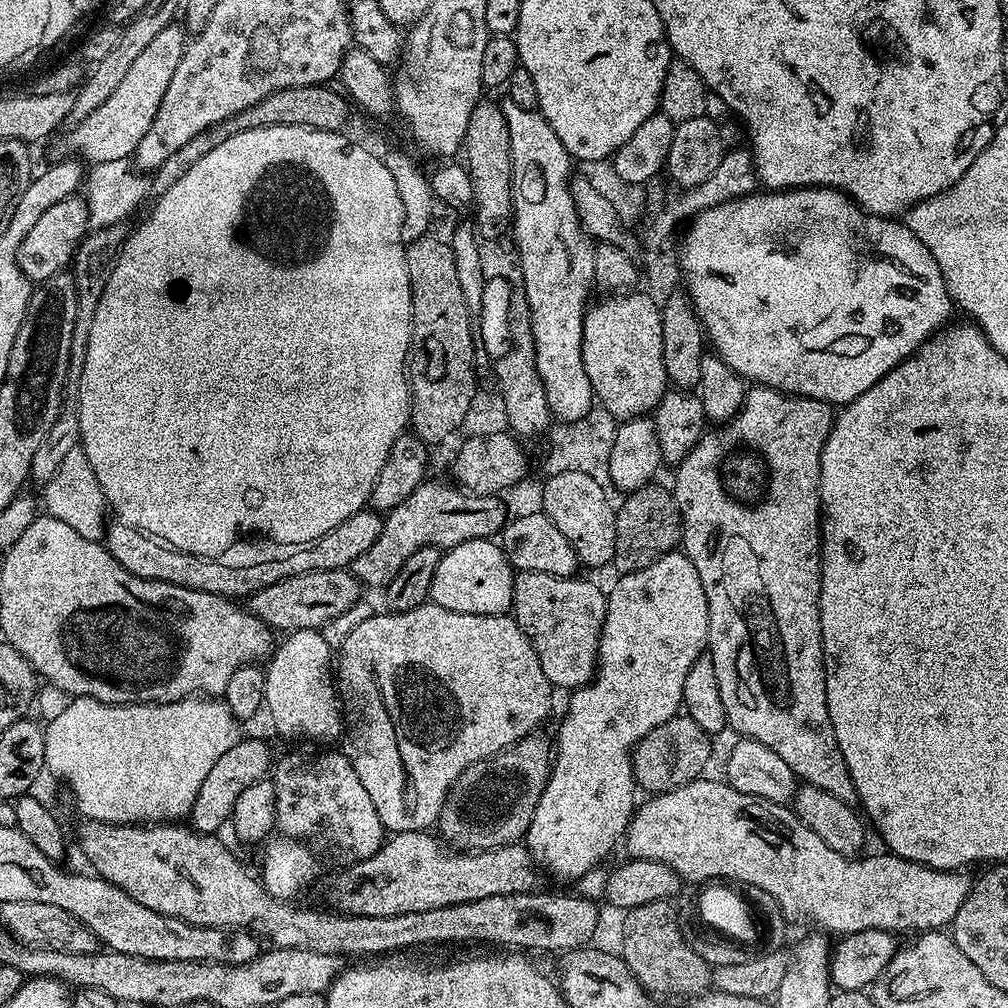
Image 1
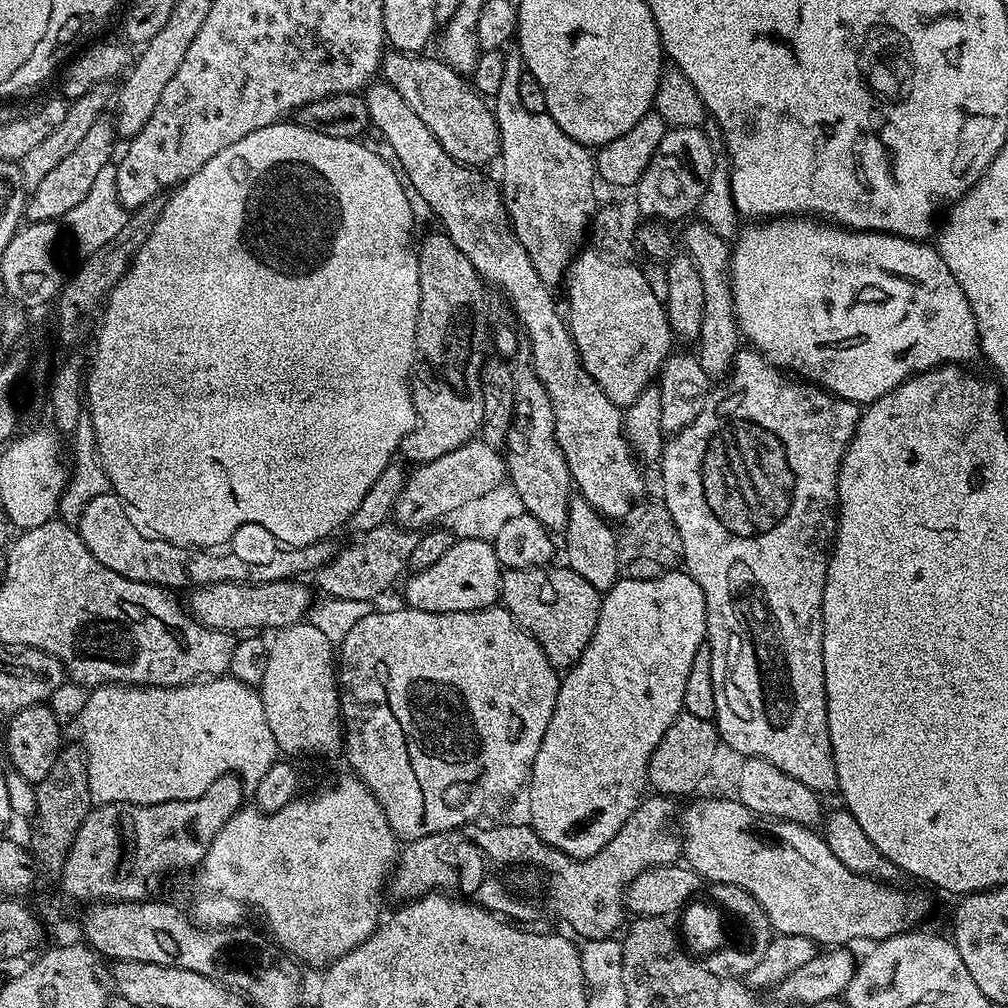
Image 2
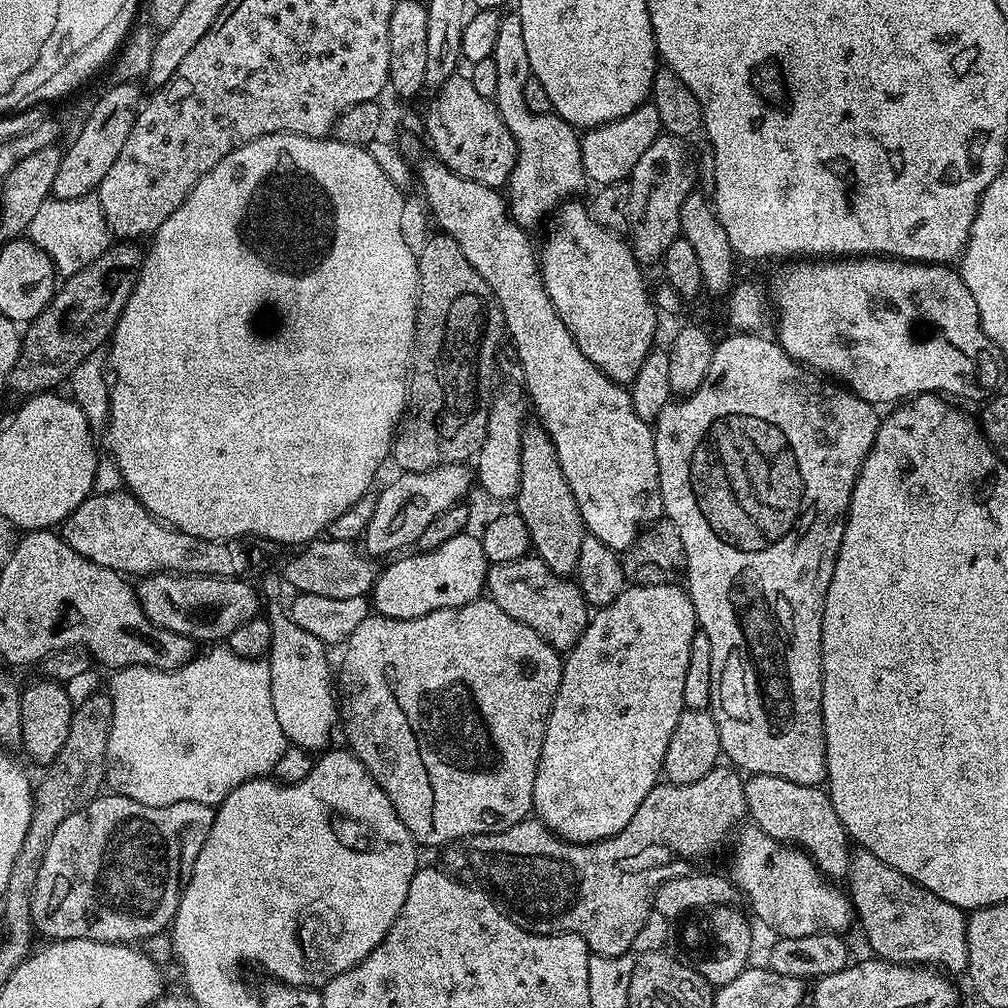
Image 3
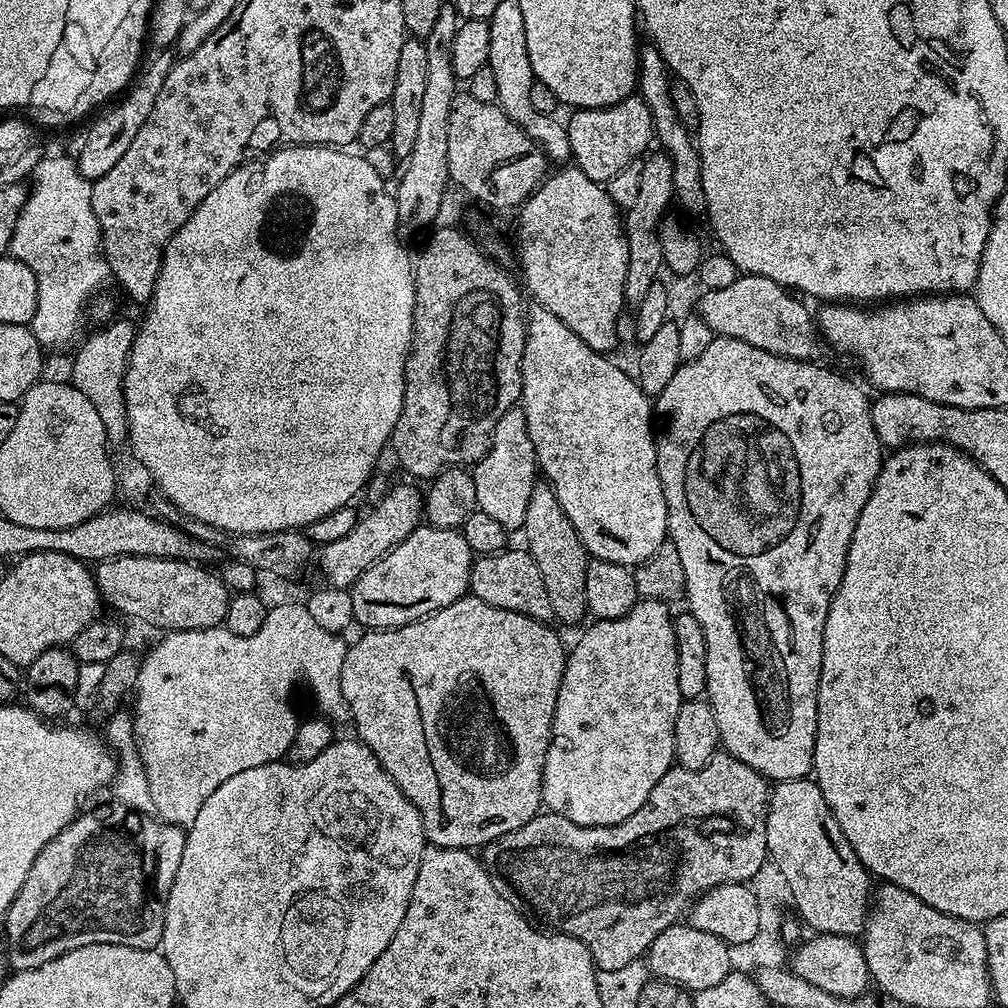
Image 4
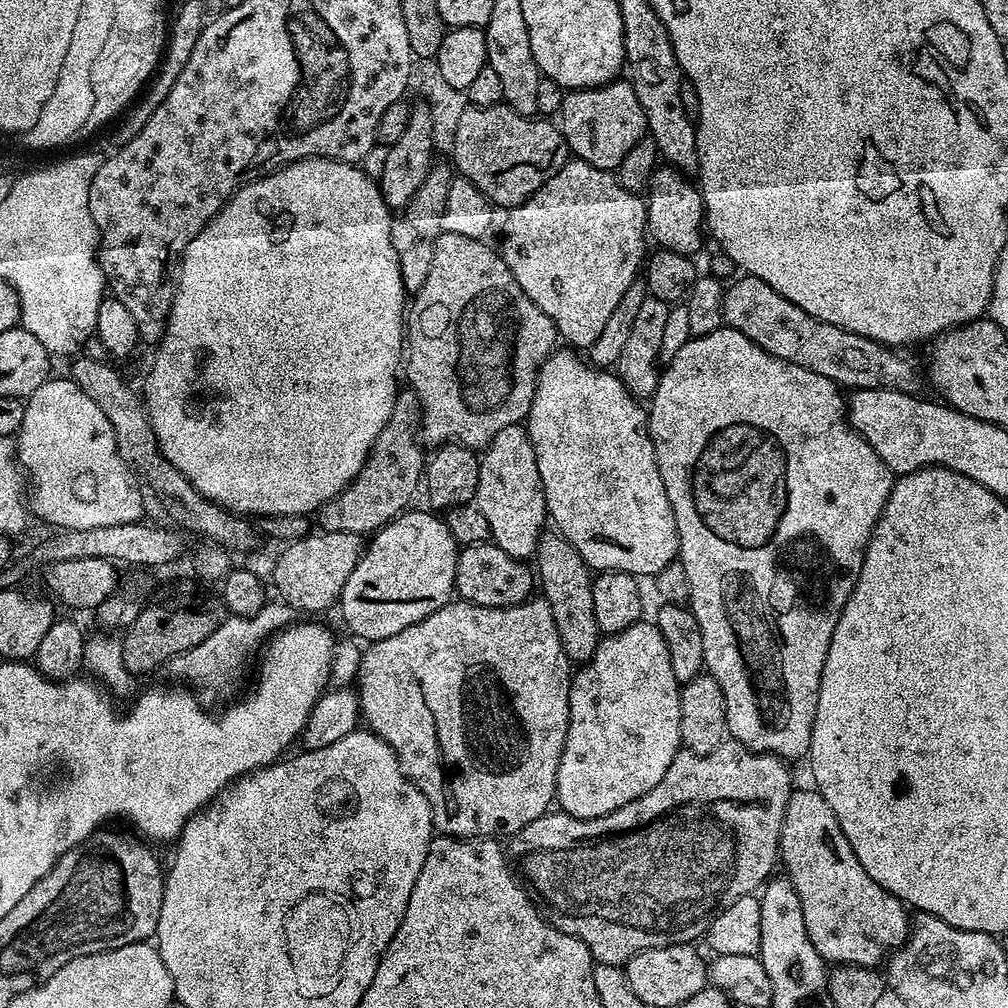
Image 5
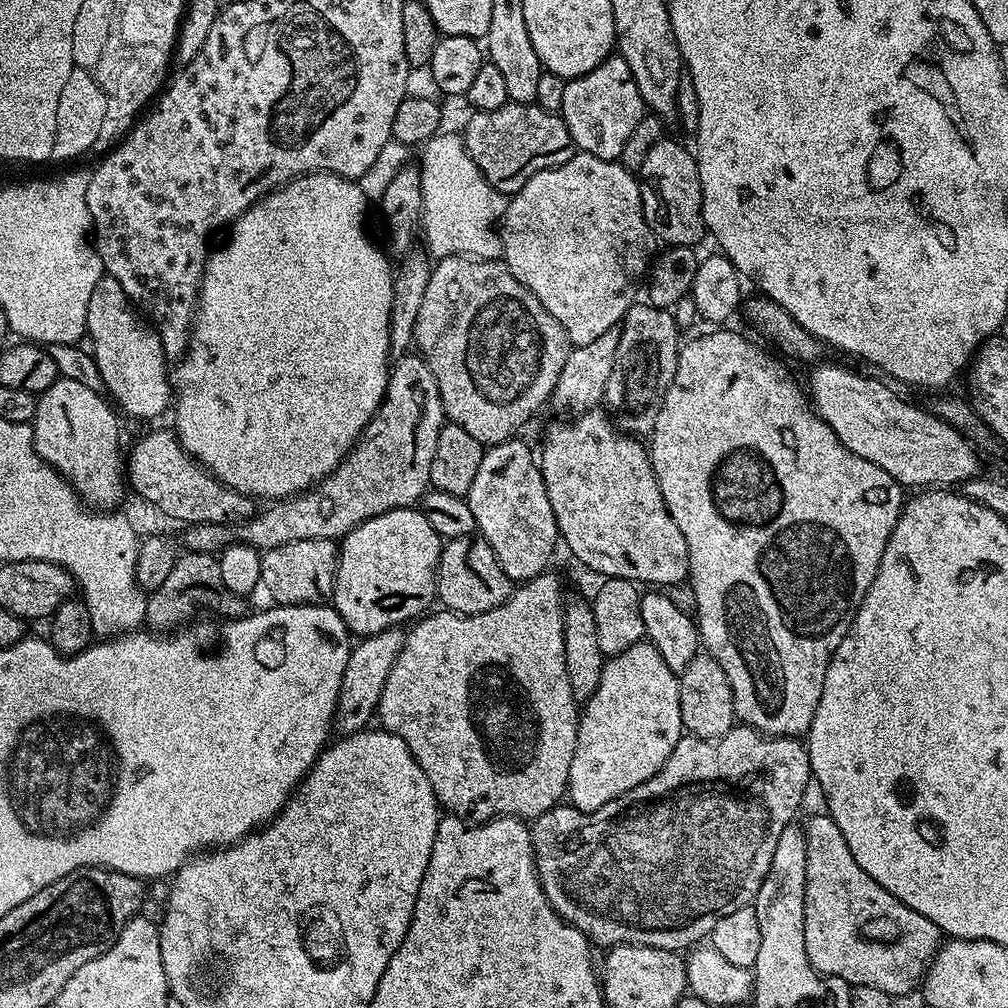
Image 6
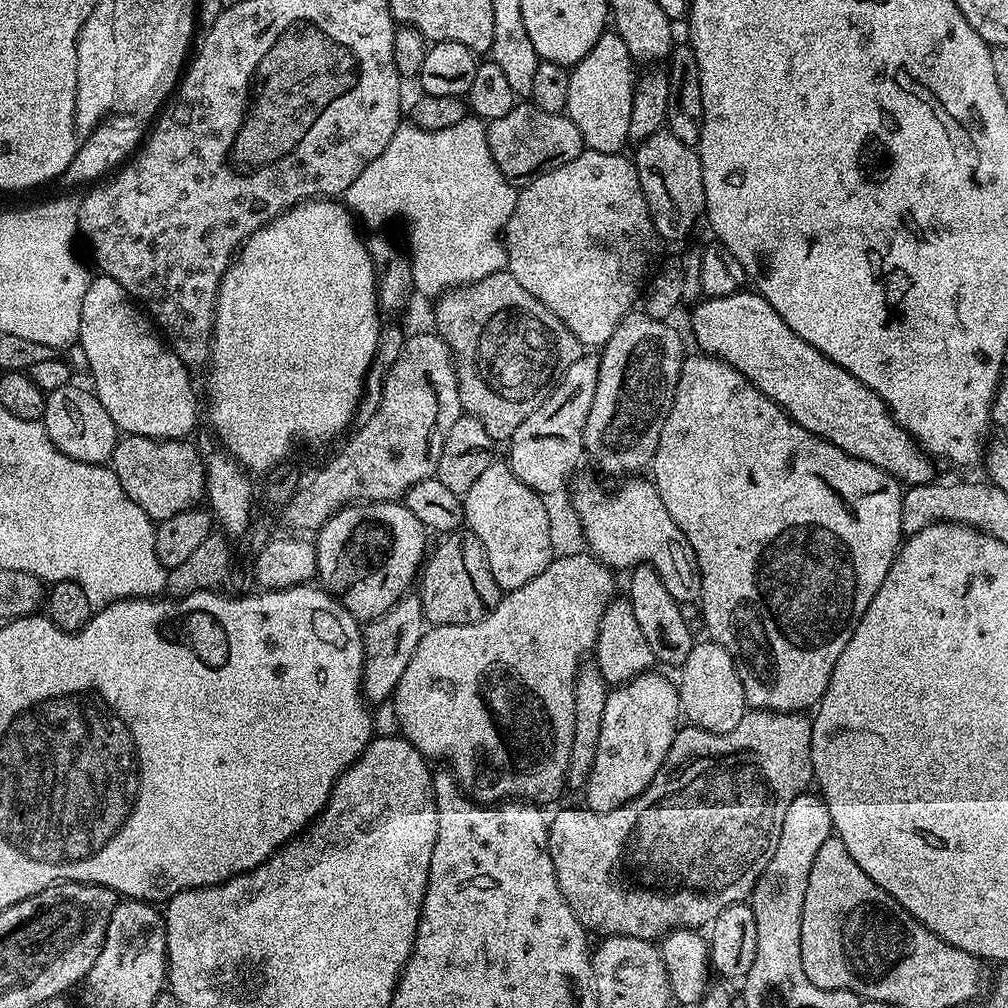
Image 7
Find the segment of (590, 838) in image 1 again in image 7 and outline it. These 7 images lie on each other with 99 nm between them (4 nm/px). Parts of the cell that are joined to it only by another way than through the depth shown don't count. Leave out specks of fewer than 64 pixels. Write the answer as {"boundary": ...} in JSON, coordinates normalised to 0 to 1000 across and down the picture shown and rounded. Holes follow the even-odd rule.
{"boundary":[[[651,665],[638,667],[619,679],[608,682],[601,692],[601,704],[597,707],[597,724],[593,727],[593,744],[587,757],[587,763],[577,783],[578,797],[588,806],[604,806],[621,796],[625,796],[653,768],[665,740],[673,725],[673,717],[677,707],[675,704],[675,688],[670,678],[667,679]]]}

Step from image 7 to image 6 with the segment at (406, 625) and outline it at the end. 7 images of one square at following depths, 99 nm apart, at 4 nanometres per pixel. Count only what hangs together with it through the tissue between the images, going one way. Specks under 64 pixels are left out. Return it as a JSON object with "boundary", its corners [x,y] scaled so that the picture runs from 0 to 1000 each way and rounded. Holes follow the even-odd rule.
{"boundary":[[[384,623],[370,631],[362,631],[357,639],[345,648],[343,665],[339,669],[339,681],[337,691],[333,697],[333,713],[331,722],[334,727],[348,728],[359,726],[366,721],[365,718],[374,709],[379,681],[383,679],[383,673],[389,664],[389,658],[395,653],[395,649],[401,640],[402,628],[397,623]]]}

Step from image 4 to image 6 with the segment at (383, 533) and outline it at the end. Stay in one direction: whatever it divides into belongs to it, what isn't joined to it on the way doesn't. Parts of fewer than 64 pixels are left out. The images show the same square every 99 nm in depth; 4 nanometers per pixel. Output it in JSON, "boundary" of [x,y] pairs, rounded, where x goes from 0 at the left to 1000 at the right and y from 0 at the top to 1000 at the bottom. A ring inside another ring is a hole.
{"boundary":[[[301,536],[265,545],[258,553],[258,579],[275,600],[315,599],[329,589],[335,544],[327,536]]]}

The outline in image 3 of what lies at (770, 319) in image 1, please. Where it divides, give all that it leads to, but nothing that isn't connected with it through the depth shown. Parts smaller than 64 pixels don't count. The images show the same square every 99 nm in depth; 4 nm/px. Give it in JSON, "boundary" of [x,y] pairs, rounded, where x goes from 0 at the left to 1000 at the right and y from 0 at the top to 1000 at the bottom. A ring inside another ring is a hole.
{"boundary":[[[854,254],[816,260],[794,256],[771,266],[764,285],[768,317],[774,320],[769,336],[786,357],[840,383],[851,395],[867,403],[885,403],[914,391],[976,399],[993,388],[998,358],[974,327],[970,303],[947,265]]]}

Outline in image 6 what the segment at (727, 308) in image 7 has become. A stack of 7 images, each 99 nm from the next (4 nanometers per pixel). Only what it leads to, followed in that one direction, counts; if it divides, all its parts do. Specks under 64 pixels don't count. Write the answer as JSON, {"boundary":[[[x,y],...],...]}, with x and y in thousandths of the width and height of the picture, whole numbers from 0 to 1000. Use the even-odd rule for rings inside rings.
{"boundary":[[[813,359],[800,377],[800,389],[811,411],[819,418],[823,427],[831,431],[831,438],[839,442],[851,454],[859,454],[859,458],[867,458],[867,462],[875,462],[883,474],[887,474],[898,485],[920,486],[938,482],[952,482],[957,476],[969,475],[972,464],[973,449],[946,423],[938,417],[932,417],[920,404],[904,401],[896,397],[885,385],[876,381],[876,376],[868,377],[865,373],[856,373],[853,369],[844,369],[833,361],[817,361]]]}

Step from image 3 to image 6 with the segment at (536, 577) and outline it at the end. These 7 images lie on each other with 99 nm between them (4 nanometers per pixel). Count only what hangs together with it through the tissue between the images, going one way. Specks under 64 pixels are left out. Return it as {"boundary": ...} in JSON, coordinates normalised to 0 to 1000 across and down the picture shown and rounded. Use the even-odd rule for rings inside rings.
{"boundary":[[[459,532],[443,537],[437,545],[437,563],[433,565],[433,595],[443,606],[455,607],[458,611],[478,609],[498,601],[510,586],[510,576],[494,558],[490,546],[479,534]]]}

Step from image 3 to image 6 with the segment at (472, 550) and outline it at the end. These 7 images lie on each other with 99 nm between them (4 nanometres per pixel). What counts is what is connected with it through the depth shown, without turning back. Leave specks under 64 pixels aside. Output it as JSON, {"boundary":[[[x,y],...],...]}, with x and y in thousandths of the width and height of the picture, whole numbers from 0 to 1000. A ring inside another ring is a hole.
{"boundary":[[[412,503],[375,510],[344,528],[335,540],[333,572],[327,599],[339,613],[346,628],[353,633],[370,631],[384,623],[397,623],[420,612],[433,595],[433,565],[437,563],[438,543],[438,534],[431,522],[423,518],[420,507]]]}

